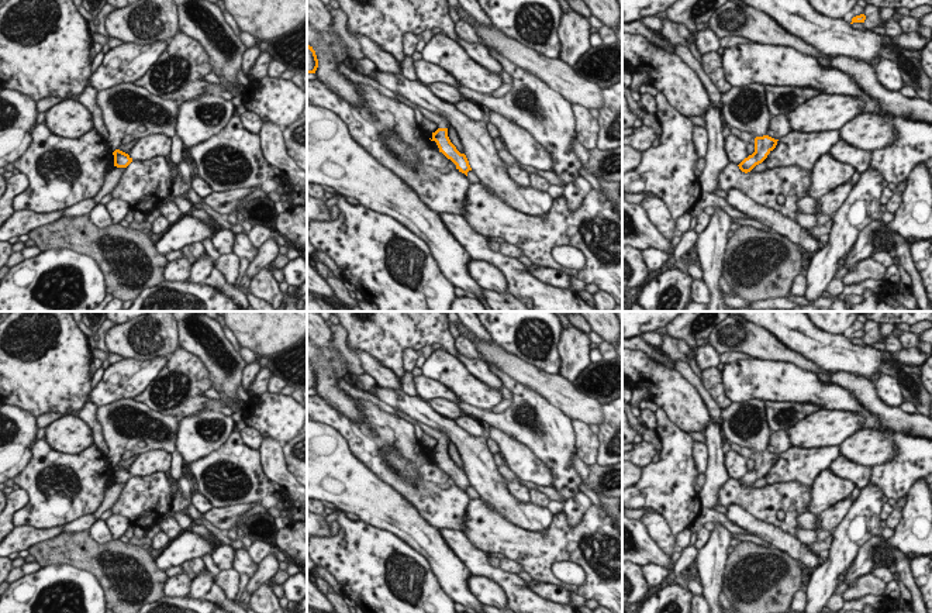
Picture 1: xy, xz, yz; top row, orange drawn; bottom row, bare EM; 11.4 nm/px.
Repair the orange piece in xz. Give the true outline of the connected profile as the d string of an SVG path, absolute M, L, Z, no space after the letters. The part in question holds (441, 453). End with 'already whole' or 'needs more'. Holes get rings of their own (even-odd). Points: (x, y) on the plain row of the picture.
M397 410L397 416L408 420L414 426L420 426L424 433L427 433L438 441L438 445L432 448L431 457L435 457L439 464L439 468L442 468L448 475L451 475L456 481L456 485L459 488L467 492L467 488L472 486L472 483L469 481L466 471L460 469L448 452L448 444L451 442L449 437L441 433L439 430L434 430L420 421L415 421L411 416L401 410Z | needs more

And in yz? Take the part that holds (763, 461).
M729 442L731 451L741 454L746 459L755 461L755 468L745 473L738 482L742 488L750 488L756 481L762 479L767 471L776 464L777 457L769 451L755 452L748 447L741 447L735 442Z | needs more

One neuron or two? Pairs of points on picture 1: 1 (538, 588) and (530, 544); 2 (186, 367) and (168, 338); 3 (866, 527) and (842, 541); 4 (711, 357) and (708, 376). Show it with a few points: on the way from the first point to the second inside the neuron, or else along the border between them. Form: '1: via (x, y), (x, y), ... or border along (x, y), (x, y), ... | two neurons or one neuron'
1: border along (534, 579), (562, 585), (569, 589) | two neurons
2: border along (180, 347), (169, 358) | two neurons
3: via (860, 527), (848, 537) | one neuron
4: border along (715, 367), (708, 367), (701, 372) | two neurons

